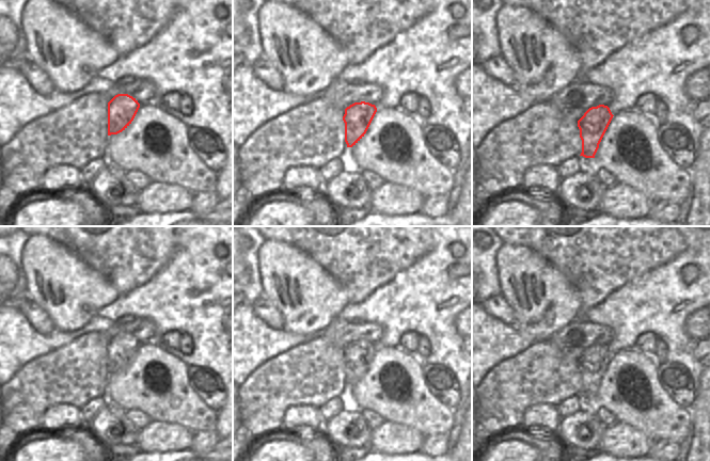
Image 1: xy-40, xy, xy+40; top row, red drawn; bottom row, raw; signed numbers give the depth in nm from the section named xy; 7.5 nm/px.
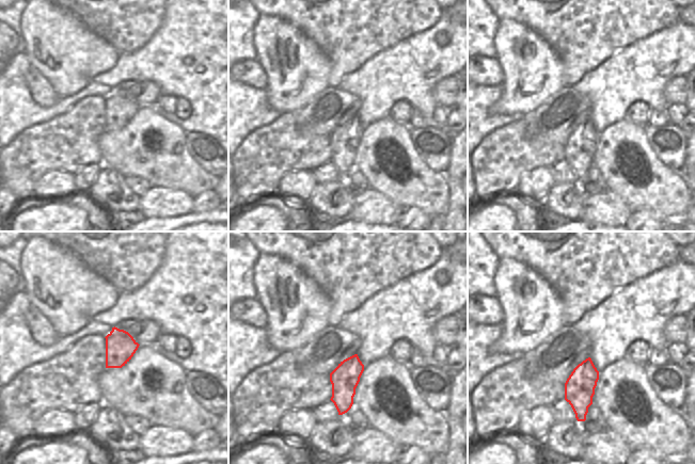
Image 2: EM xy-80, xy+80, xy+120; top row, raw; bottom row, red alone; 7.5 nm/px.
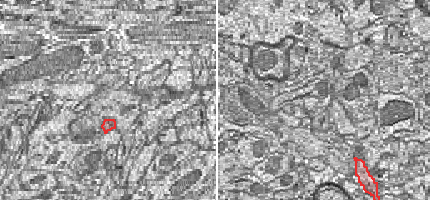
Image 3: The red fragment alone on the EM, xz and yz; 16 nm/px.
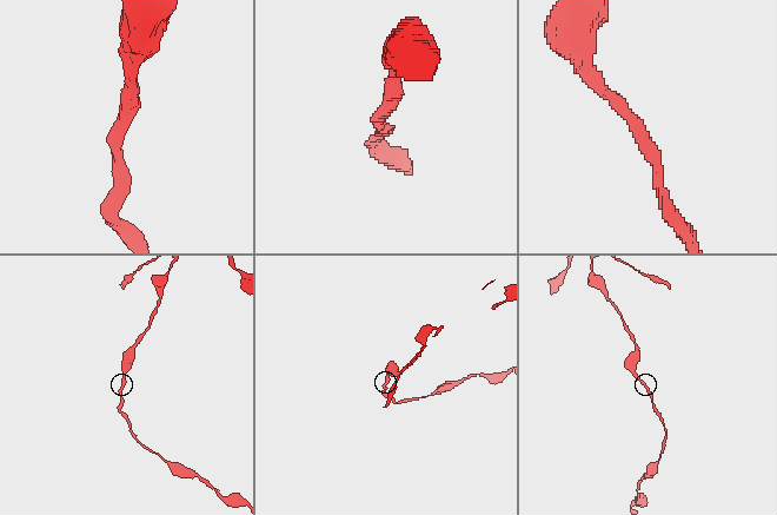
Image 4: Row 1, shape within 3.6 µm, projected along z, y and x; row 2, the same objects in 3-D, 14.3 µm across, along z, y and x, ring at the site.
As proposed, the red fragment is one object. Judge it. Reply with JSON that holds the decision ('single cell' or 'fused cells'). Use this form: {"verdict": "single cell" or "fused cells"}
{"verdict": "fused cells"}

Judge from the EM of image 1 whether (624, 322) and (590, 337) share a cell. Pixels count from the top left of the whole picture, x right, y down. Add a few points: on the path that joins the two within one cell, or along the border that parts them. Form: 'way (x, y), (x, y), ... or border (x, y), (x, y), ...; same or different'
border (586, 322), (606, 326), (613, 332), (614, 337); different

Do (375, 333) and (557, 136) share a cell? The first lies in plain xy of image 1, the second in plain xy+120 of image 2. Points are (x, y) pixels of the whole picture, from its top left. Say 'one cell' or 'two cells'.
one cell

